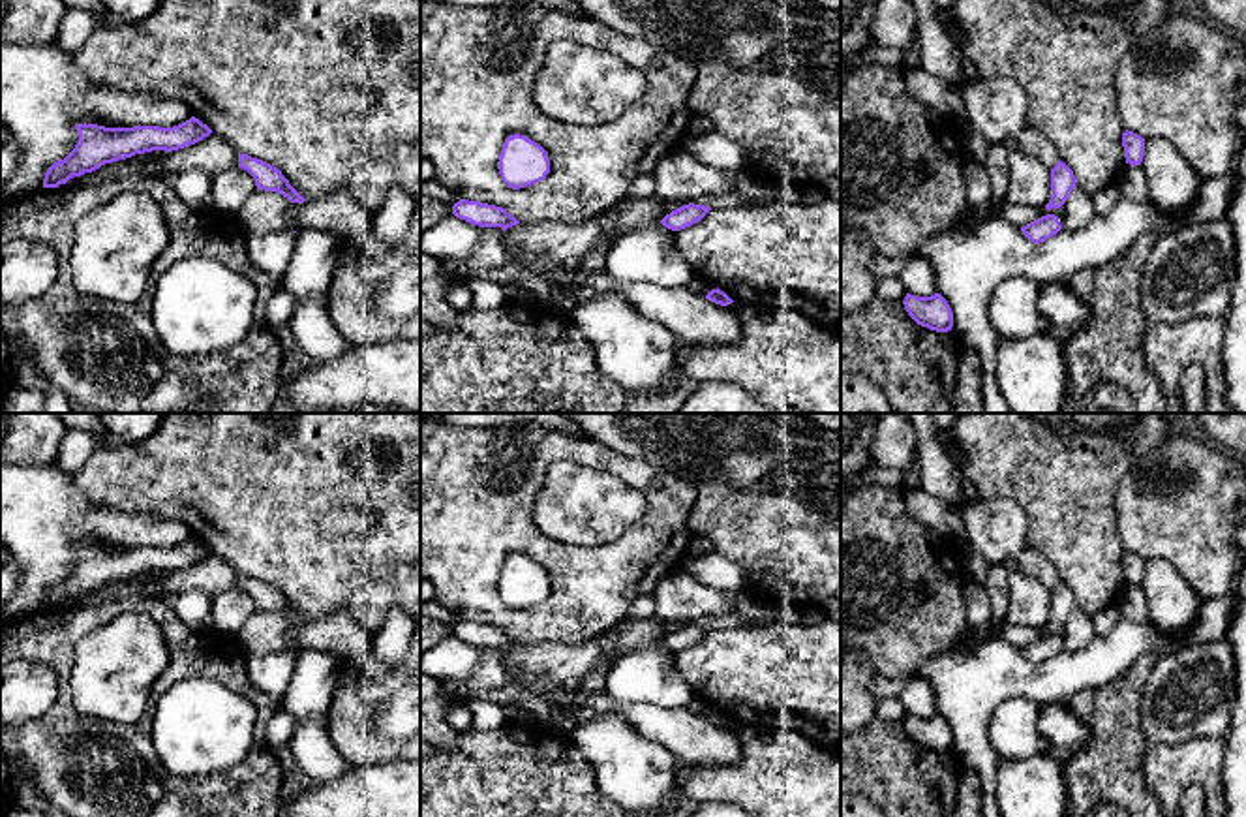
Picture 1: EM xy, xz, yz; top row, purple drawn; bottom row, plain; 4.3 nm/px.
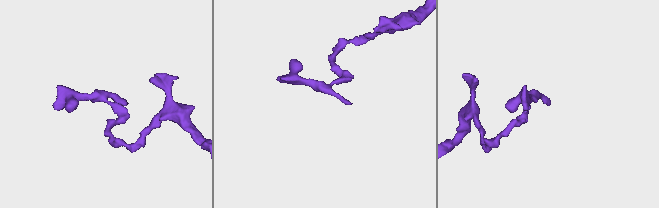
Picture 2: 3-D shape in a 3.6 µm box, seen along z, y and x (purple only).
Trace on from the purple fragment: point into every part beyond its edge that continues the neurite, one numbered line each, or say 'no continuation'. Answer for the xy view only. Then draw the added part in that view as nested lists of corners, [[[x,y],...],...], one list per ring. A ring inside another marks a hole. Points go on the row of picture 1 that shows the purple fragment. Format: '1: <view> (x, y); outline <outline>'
no continuation

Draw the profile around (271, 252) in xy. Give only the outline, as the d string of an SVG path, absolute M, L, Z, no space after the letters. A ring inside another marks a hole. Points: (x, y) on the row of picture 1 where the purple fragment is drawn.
M289 229L248 235L248 255L251 263L270 276L283 276L295 252L295 233Z

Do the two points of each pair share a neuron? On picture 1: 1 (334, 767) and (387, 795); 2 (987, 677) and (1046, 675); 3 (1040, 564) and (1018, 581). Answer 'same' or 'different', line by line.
1: different
2: same
3: different

